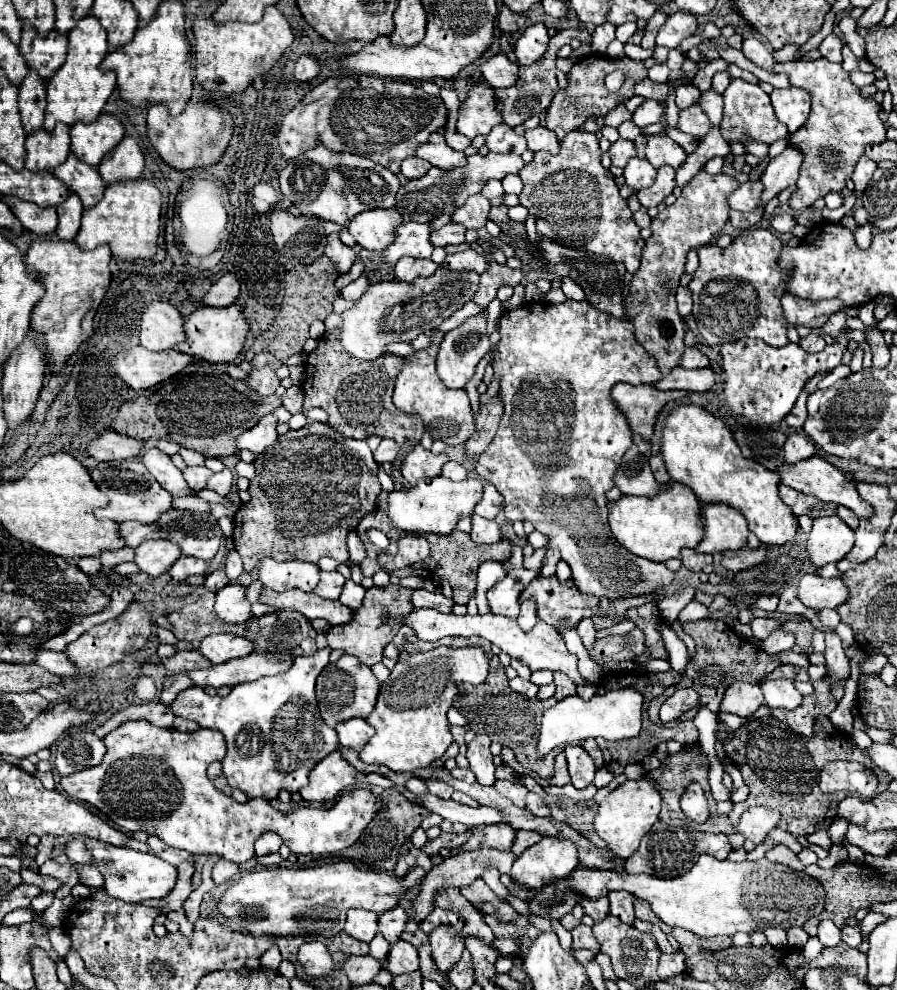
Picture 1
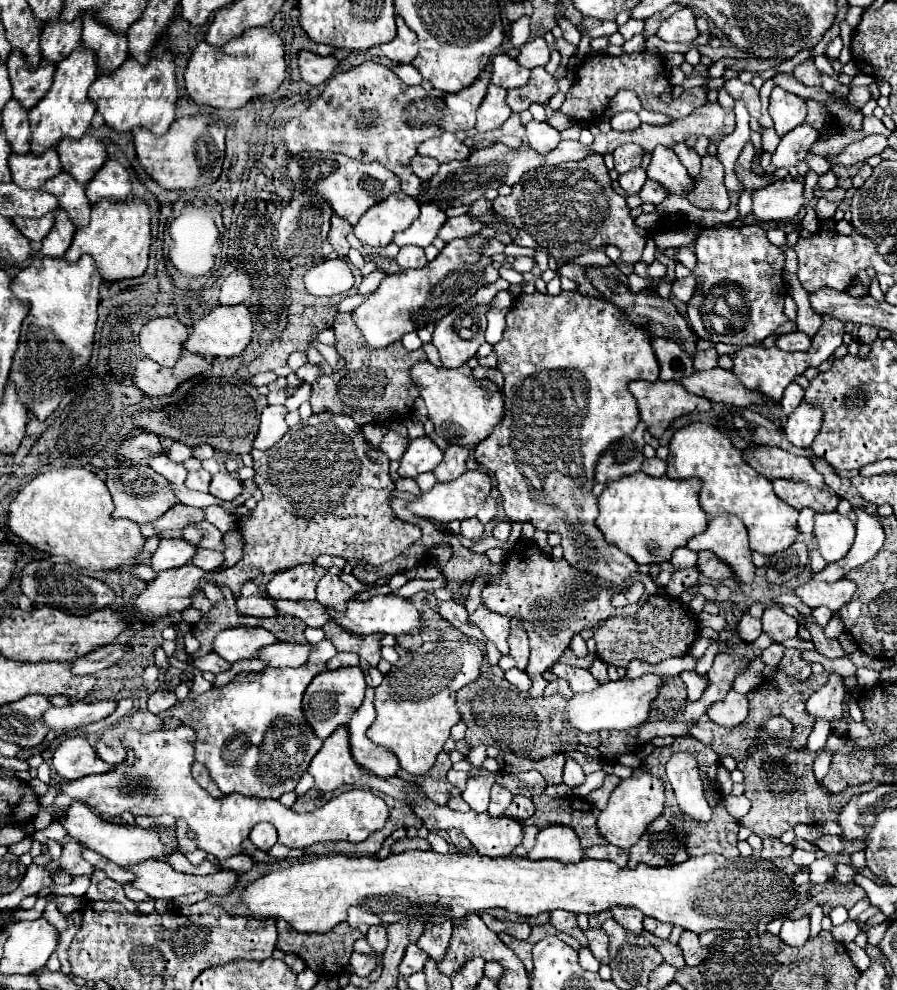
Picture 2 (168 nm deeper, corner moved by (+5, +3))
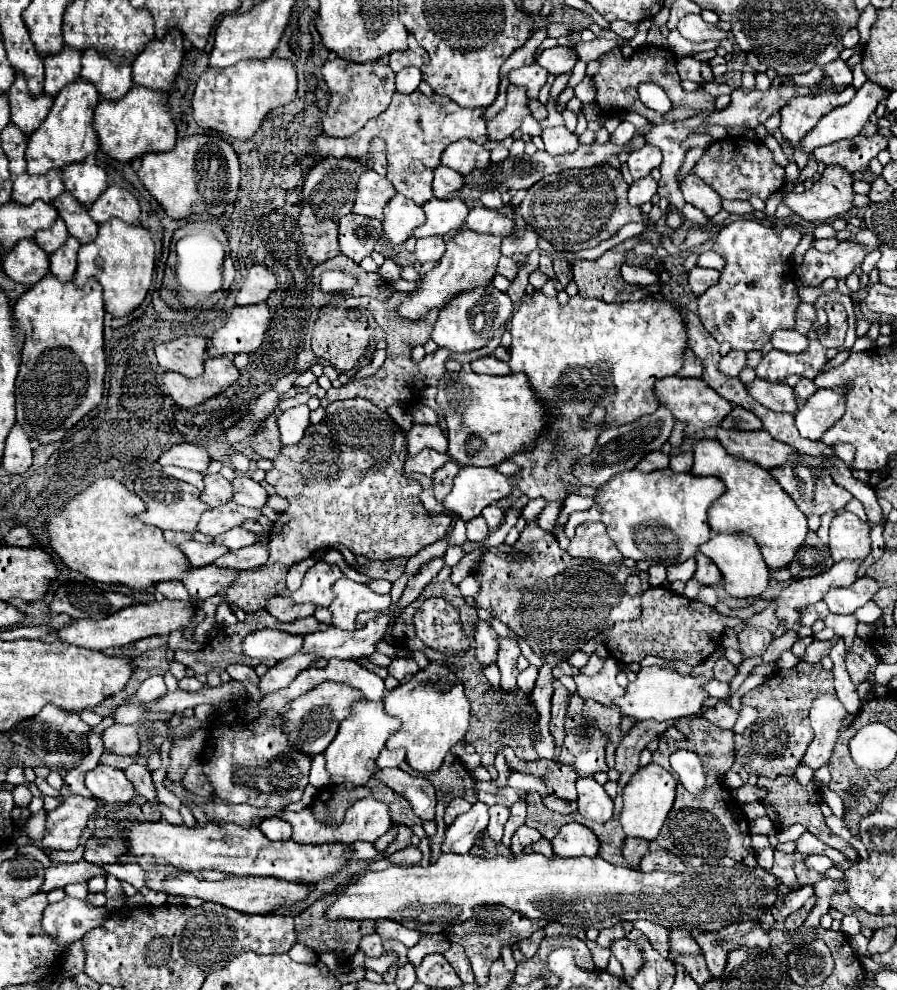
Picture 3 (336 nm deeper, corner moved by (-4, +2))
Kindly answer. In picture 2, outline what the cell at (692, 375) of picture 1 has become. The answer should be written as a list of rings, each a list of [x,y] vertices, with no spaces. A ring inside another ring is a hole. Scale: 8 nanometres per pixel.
[[[713,368],[707,372],[695,372],[689,378],[685,378],[681,382],[689,392],[703,396],[711,402],[725,402],[725,404],[733,404],[733,406],[761,406],[761,404],[769,404],[771,400],[767,400],[767,396],[759,390],[749,390],[745,388],[739,378],[723,368]]]

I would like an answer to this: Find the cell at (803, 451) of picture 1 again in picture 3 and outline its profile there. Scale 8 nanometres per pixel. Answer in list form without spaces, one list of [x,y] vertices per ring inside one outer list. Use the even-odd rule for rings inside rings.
[[[818,389],[798,411],[796,429],[802,437],[818,441],[844,413],[844,397],[838,389]]]

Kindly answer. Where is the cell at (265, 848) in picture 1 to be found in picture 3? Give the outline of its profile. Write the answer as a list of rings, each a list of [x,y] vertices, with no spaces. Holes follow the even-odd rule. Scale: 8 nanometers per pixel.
[[[264,819],[260,823],[260,831],[270,839],[270,841],[282,841],[282,839],[290,839],[290,833],[292,833],[292,827],[282,821],[282,819]]]

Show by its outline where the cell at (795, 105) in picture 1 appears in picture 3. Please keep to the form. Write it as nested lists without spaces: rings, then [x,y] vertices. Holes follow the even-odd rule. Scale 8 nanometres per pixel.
[[[848,85],[842,93],[830,93],[830,95],[798,95],[792,97],[782,109],[780,109],[780,133],[786,141],[798,143],[826,113],[832,109],[848,103],[856,95],[856,87]]]

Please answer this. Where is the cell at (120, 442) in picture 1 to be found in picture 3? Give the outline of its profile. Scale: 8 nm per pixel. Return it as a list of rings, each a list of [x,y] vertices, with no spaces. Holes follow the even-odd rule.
[[[180,443],[164,451],[158,459],[160,465],[176,465],[176,467],[186,467],[198,473],[204,473],[206,467],[210,465],[210,455],[206,453],[204,447],[192,445],[192,443]]]

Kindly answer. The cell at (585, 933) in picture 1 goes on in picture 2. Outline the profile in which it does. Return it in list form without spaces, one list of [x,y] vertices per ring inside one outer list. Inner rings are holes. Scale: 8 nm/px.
[[[589,928],[585,936],[591,942],[591,952],[601,964],[609,964],[609,936],[603,932],[603,928]]]

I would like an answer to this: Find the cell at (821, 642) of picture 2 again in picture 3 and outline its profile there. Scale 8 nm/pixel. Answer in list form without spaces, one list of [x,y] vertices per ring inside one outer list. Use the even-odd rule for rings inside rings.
[[[846,653],[846,671],[848,671],[852,683],[862,683],[862,681],[866,681],[866,675],[870,673],[870,667],[860,655]]]

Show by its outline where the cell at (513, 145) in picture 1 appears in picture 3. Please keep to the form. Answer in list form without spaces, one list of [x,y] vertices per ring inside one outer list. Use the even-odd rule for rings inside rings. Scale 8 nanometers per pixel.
[[[526,115],[526,117],[524,117],[524,121],[522,121],[522,125],[520,125],[520,131],[522,131],[522,133],[526,133],[526,135],[530,135],[530,137],[534,137],[534,135],[540,135],[540,133],[542,133],[542,129],[540,129],[538,121],[536,121],[532,115]]]

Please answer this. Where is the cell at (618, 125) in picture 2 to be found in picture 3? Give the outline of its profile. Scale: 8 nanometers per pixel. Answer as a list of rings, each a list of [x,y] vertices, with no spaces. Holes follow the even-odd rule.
[[[622,121],[622,123],[618,125],[618,129],[610,135],[610,141],[616,143],[616,145],[624,145],[624,143],[628,143],[634,135],[636,135],[636,127],[634,127],[630,121]]]

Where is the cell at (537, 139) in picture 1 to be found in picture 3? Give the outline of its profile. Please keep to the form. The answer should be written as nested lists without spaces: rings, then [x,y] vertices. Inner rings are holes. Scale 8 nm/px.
[[[550,127],[542,131],[542,141],[550,155],[574,153],[578,149],[578,137],[570,133],[566,127]]]

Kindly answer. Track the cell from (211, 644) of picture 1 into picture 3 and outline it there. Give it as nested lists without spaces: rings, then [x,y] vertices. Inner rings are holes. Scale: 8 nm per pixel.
[[[260,629],[244,637],[242,653],[254,659],[286,659],[302,647],[302,637],[276,629]]]

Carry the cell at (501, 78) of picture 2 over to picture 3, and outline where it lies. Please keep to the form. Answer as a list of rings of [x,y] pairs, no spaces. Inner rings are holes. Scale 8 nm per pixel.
[[[536,63],[534,65],[528,65],[528,67],[514,69],[514,71],[508,73],[510,83],[512,85],[518,85],[518,87],[524,87],[530,99],[536,99],[538,97],[538,91],[544,87],[546,77],[548,77],[546,69],[538,67]]]

